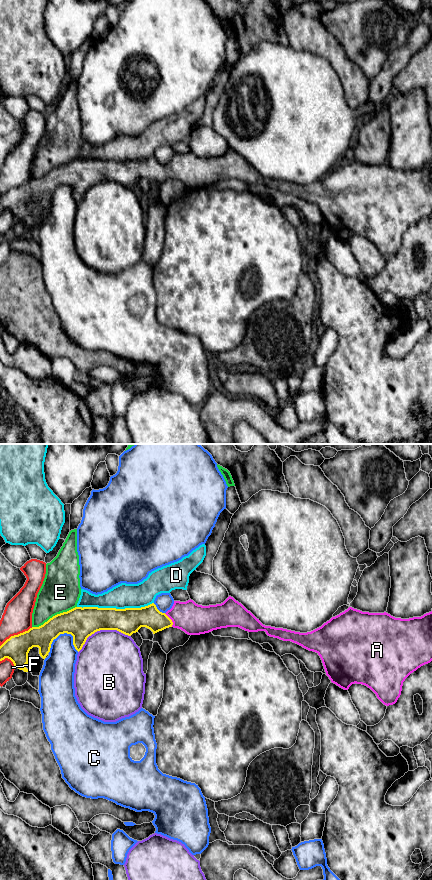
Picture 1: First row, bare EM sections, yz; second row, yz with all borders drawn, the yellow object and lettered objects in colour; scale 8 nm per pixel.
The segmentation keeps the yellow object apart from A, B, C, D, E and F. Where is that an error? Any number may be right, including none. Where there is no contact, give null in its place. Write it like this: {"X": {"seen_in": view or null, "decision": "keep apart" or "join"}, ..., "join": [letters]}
{"A": {"seen_in": "yz", "decision": "join"}, "B": {"seen_in": "yz", "decision": "keep apart"}, "C": {"seen_in": "yz", "decision": "keep apart"}, "D": {"seen_in": "yz", "decision": "keep apart"}, "E": {"seen_in": "yz", "decision": "keep apart"}, "F": {"seen_in": "yz", "decision": "keep apart"}, "join": ["A"]}

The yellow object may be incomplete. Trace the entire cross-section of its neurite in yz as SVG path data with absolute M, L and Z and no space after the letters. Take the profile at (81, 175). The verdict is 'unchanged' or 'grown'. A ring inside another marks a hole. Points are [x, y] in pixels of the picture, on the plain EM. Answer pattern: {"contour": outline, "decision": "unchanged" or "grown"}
{"contour": "M229 148L223 155L209 158L196 156L193 152L186 154L174 153L170 162L166 165L160 164L154 155L141 160L98 160L98 159L75 159L67 164L57 166L39 179L32 179L28 183L11 188L0 198L0 213L5 210L10 211L15 220L28 224L28 205L33 199L39 200L40 208L45 211L50 204L51 196L60 186L71 186L73 197L79 204L85 196L87 190L100 182L117 182L125 187L131 188L138 184L141 179L150 181L153 186L169 179L181 181L188 187L200 187L209 185L213 182L239 179L248 184L265 183L270 189L278 190L283 193L291 193L303 200L316 204L323 215L326 227L332 235L344 242L348 242L352 236L362 236L370 240L377 250L386 258L393 257L401 247L403 234L414 223L421 218L432 213L432 163L421 169L409 171L395 170L390 166L369 165L349 159L339 167L332 169L321 179L307 185L295 184L283 180L275 180L263 177L250 163L241 155Z", "decision": "grown"}

